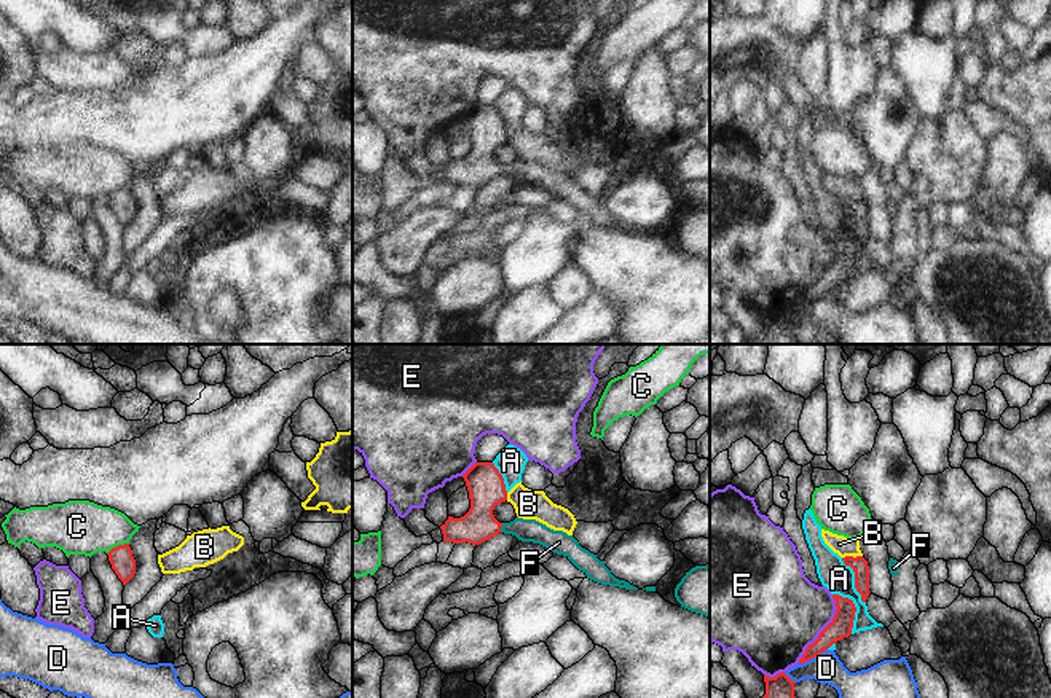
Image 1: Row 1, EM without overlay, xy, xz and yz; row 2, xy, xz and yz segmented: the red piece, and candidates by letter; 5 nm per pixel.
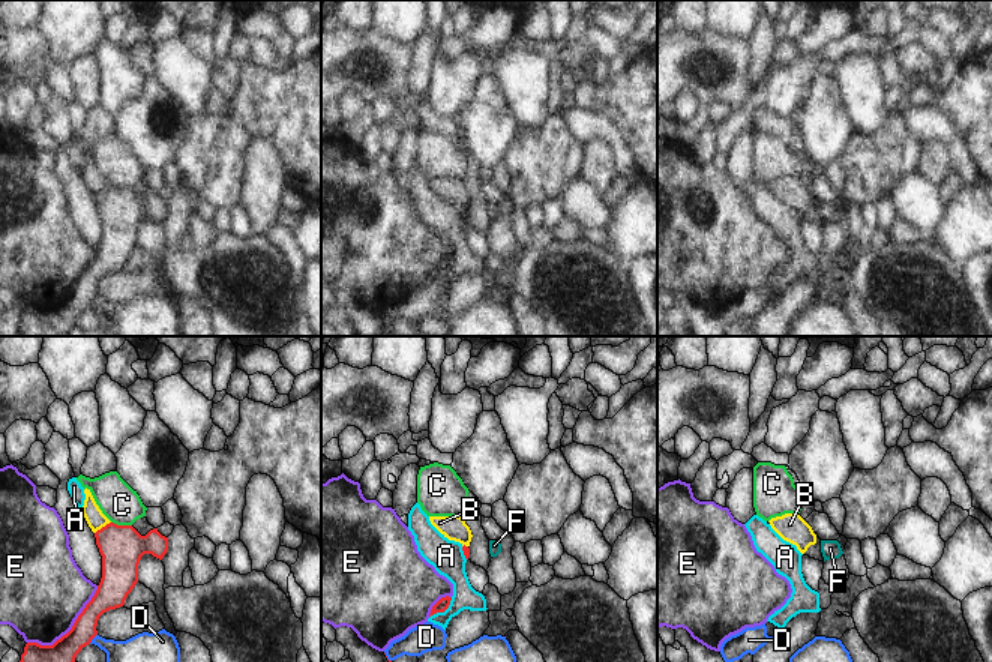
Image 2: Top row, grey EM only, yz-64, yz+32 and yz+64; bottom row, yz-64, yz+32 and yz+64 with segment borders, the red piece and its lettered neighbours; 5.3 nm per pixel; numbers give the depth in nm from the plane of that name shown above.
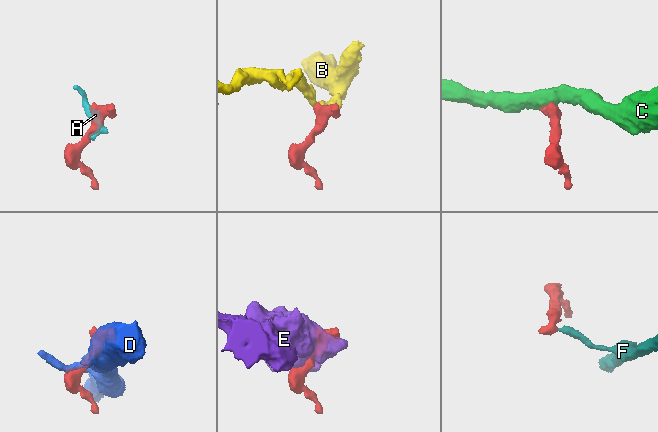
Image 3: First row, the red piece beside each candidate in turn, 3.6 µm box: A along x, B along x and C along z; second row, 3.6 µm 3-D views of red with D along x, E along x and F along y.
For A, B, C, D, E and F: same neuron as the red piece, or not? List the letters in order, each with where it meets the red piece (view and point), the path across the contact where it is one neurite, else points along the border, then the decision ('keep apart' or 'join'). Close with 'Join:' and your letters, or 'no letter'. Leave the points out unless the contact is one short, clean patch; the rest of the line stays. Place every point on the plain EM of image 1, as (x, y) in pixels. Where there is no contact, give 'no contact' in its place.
A: meets red in yz at (855, 250); border along yz (833, 236), (849, 241), (855, 250), (852, 276); keep apart
B: meets red in yz at (852, 199); border along yz (862, 198), (842, 201); keep apart
C: meets red in xy at (118, 188); border along xy (128, 185), (115, 188), (107, 196); keep apart
D: meets red in yz at (812, 300); border along yz (826, 292), (798, 306); keep apart
E: meets red in yz at (825, 271); keep apart
F: meets red in xz at (501, 169); runs through xz (485, 128), (485, 158), (501, 169), (533, 174); join
Join: F

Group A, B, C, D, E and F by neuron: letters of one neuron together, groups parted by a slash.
A D / B / C / E / F

